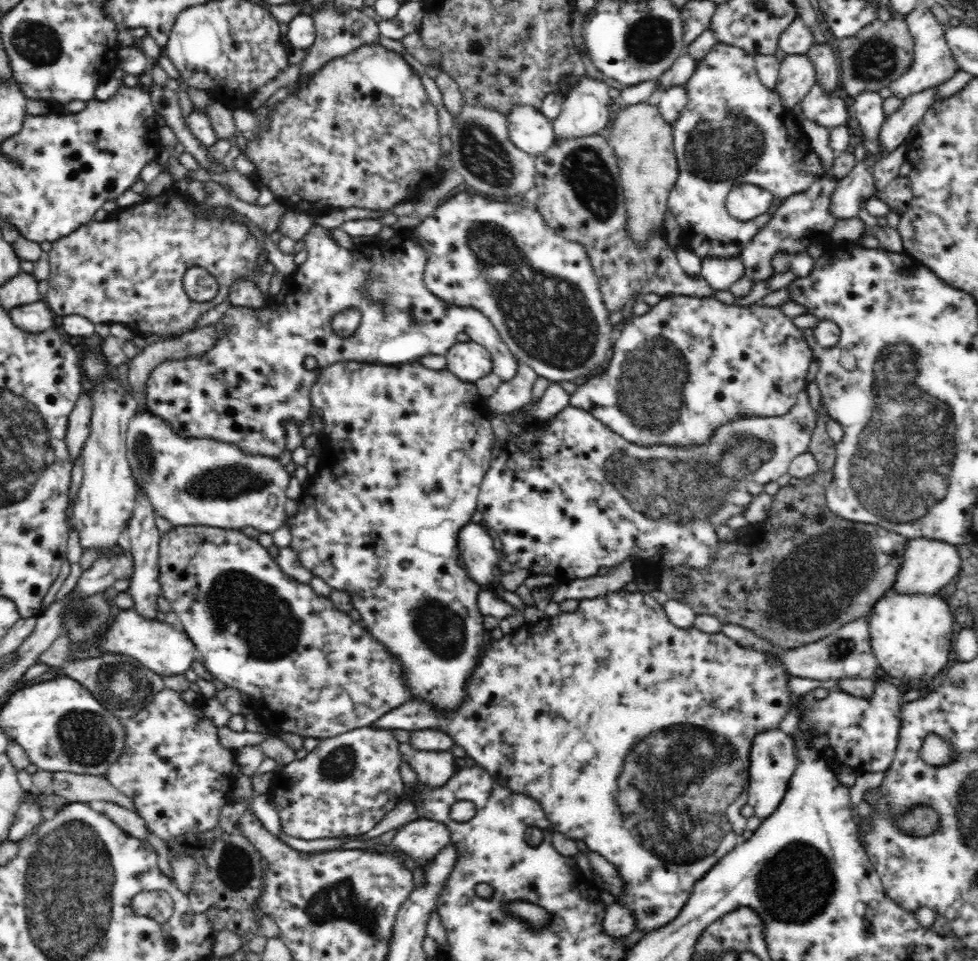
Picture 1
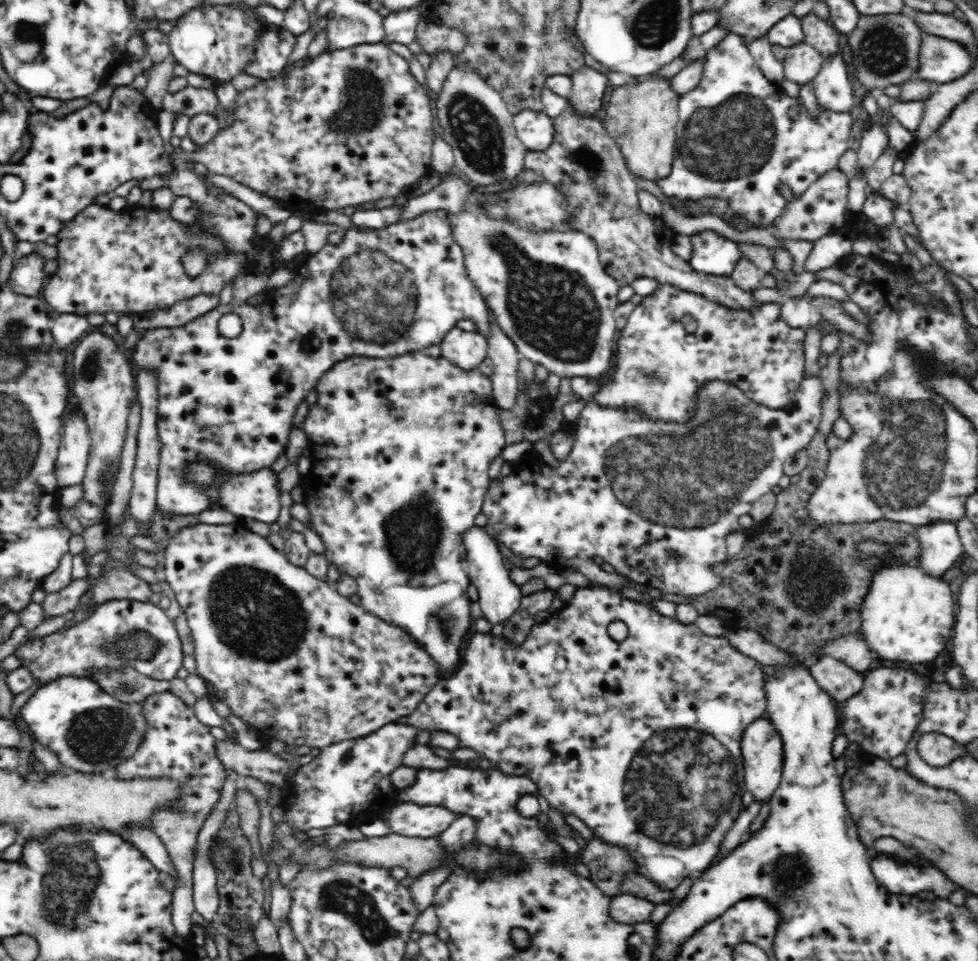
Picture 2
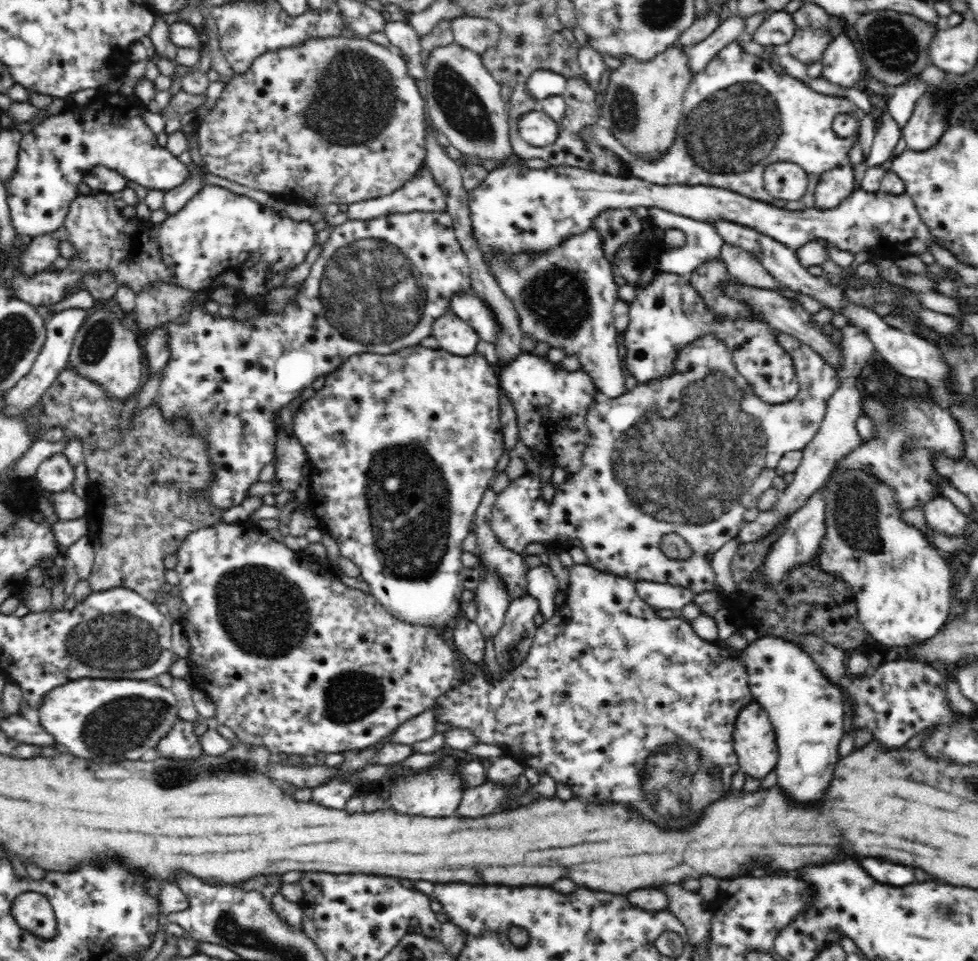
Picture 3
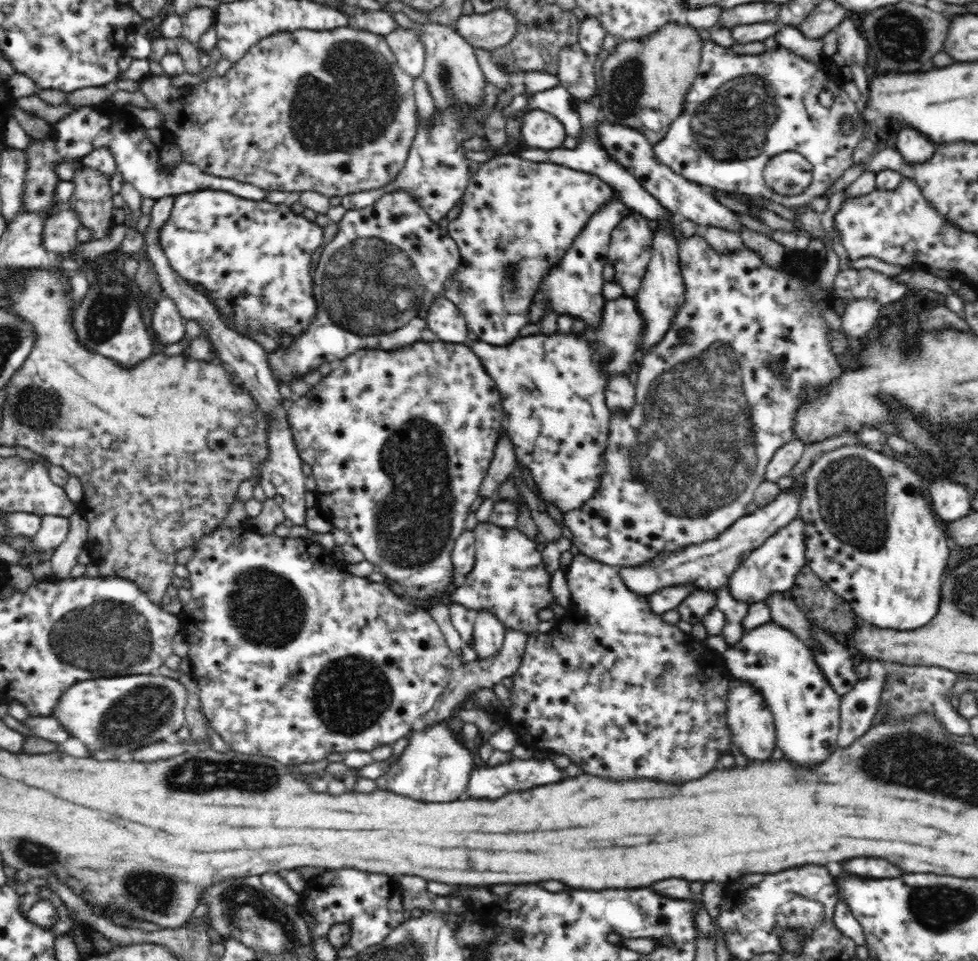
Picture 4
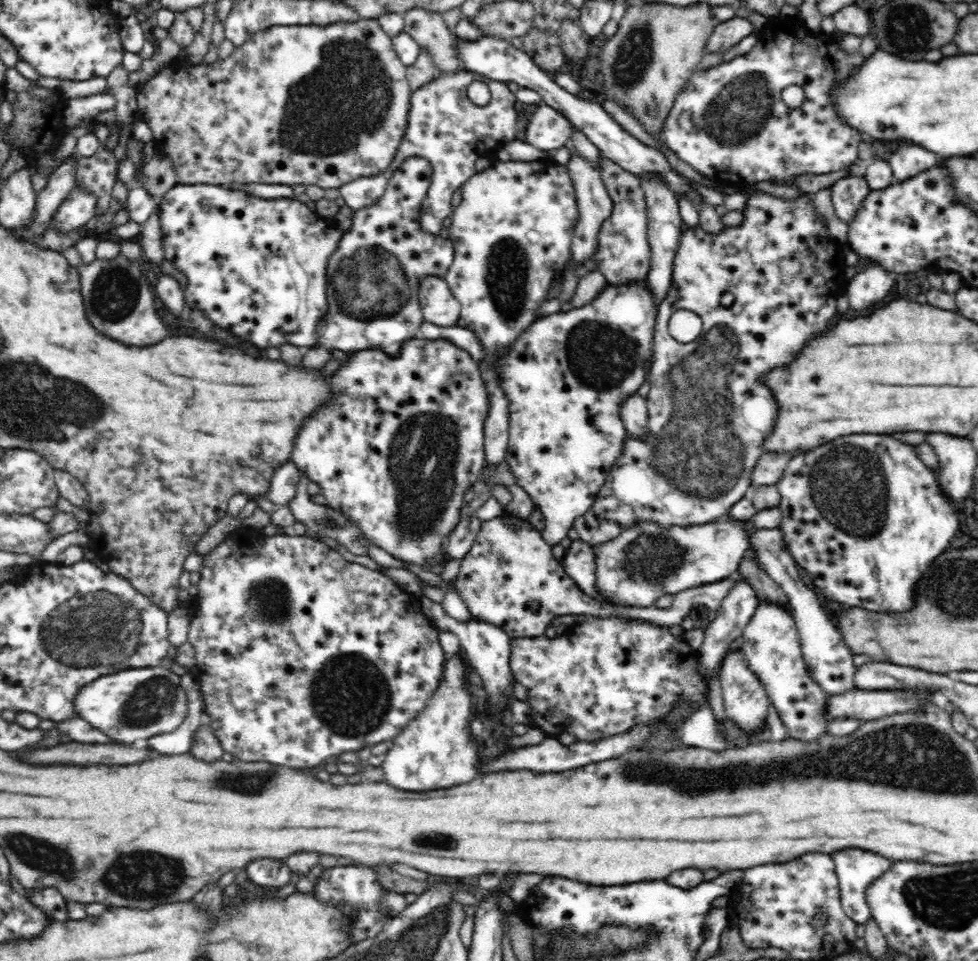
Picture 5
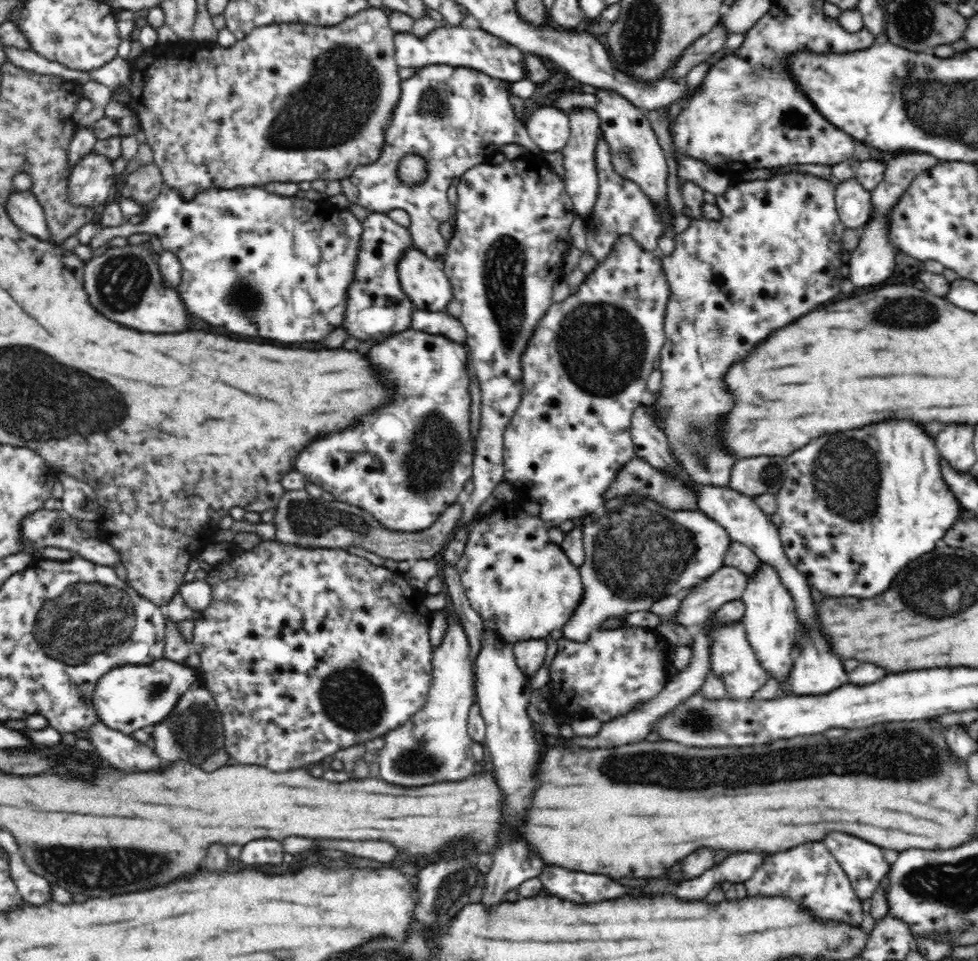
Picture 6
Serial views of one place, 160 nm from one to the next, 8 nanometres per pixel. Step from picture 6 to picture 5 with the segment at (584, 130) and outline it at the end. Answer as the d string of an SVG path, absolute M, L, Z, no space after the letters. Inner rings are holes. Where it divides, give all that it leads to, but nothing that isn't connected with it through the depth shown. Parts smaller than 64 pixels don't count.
M572 150L566 169L568 169L568 173L572 177L572 183L574 183L574 193L576 193L576 204L579 211L579 218L574 231L575 235L571 244L570 259L571 262L583 265L586 260L592 259L592 254L598 248L598 232L602 228L602 223L612 215L613 204L602 180L600 169L594 168L591 162L585 159L585 156L582 158Z

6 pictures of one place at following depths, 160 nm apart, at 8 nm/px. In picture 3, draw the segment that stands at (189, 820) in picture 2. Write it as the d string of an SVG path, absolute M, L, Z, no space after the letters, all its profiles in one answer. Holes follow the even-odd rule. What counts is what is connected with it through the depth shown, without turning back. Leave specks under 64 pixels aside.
M177 718L173 727L158 741L155 746L159 758L177 758L190 760L204 756L200 737L194 734L194 723Z

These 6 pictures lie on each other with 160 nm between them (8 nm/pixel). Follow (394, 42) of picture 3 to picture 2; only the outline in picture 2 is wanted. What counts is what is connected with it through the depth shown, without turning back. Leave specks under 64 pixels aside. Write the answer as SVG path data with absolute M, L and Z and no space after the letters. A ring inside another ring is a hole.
M418 6L390 12L383 20L385 36L391 42L409 45L415 40L415 32L421 20Z

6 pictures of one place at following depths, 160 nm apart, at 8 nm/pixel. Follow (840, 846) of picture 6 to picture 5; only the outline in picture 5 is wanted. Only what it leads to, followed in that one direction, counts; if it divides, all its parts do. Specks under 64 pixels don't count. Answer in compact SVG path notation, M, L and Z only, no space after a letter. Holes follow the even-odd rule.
M856 848L836 852L832 858L836 862L843 913L857 925L864 926L871 916L865 899L866 891L886 870L890 870L892 862L884 856Z

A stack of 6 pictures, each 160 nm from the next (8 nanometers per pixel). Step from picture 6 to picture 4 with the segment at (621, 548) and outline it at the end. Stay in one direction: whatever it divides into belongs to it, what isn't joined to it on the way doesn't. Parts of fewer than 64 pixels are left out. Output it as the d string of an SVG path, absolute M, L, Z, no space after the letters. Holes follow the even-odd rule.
M798 487L781 490L770 504L738 518L714 540L706 540L702 544L688 544L682 550L676 550L676 553L661 552L658 557L653 559L652 563L642 567L618 567L619 576L629 590L646 598L658 590L672 586L694 586L702 591L716 592L728 584L730 576L734 574L736 568L752 550L762 546L767 538L774 536L778 530L788 526L792 520L798 517L800 500L802 497L800 497Z

